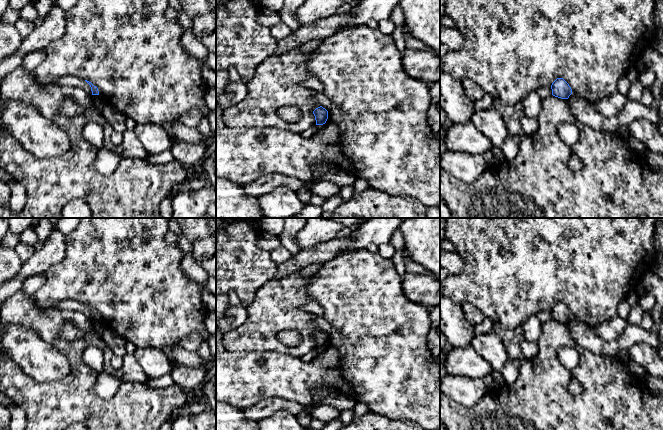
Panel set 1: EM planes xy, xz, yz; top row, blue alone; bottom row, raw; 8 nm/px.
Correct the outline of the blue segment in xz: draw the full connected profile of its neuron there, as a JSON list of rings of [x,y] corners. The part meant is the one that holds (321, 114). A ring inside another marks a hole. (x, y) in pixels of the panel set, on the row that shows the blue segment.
[[[320,106],[313,111],[313,114],[315,116],[316,125],[323,125],[326,123],[328,119],[328,111],[325,108]]]

